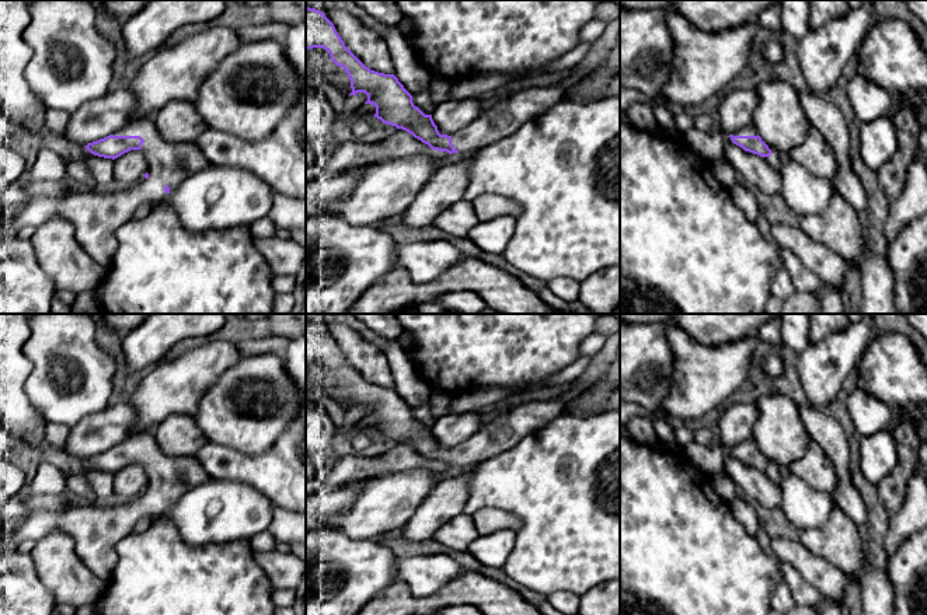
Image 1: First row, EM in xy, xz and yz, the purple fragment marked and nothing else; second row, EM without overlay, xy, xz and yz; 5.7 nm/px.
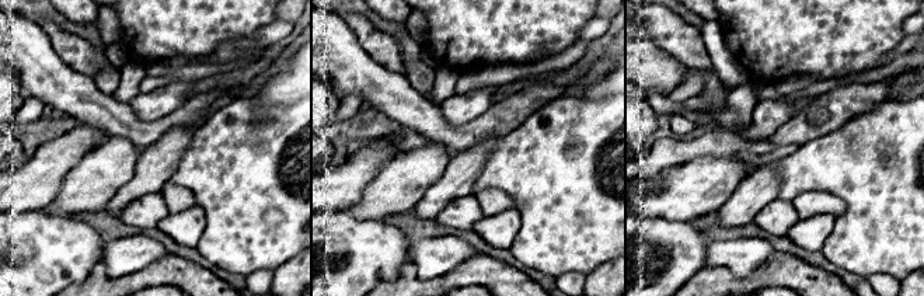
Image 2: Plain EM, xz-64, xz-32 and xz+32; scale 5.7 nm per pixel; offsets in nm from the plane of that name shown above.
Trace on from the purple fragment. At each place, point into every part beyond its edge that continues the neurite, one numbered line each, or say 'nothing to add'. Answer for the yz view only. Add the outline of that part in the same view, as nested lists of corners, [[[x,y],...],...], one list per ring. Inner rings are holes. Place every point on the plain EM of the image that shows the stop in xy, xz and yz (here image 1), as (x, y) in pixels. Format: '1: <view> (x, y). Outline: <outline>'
1: yz (750, 444). Outline: [[[747,440],[733,447],[733,450],[757,450],[757,448],[759,447],[755,440]]]

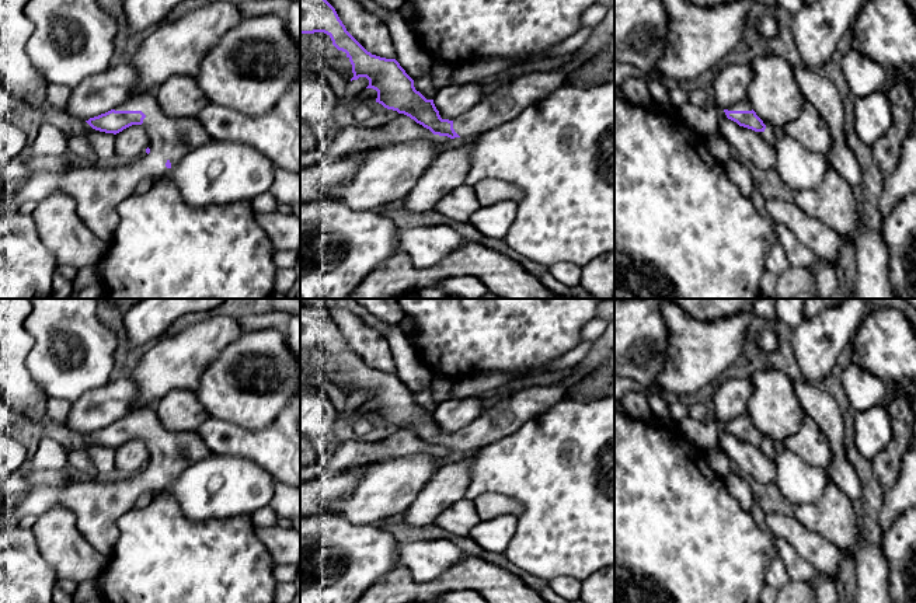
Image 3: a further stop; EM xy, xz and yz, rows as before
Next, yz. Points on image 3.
1: yz (745, 419). Outline: [[[742,415],[728,422],[728,425],[752,425],[752,424],[753,422],[749,415]]]

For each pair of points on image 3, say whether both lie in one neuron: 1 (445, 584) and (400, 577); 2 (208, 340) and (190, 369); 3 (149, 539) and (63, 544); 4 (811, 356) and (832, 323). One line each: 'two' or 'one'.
1: one
2: one
3: two
4: one

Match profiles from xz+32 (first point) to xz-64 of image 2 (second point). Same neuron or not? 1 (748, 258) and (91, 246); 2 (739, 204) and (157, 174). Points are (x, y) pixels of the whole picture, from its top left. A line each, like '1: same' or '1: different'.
1: different
2: same

